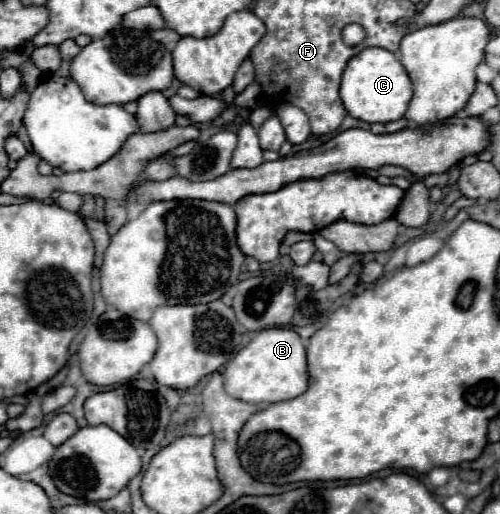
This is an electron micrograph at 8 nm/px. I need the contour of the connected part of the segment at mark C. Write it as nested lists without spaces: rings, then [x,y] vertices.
[[[367,47],[347,63],[341,77],[339,95],[345,105],[345,111],[351,117],[361,119],[365,123],[391,123],[405,115],[407,105],[413,97],[413,87],[397,55],[387,49]]]

